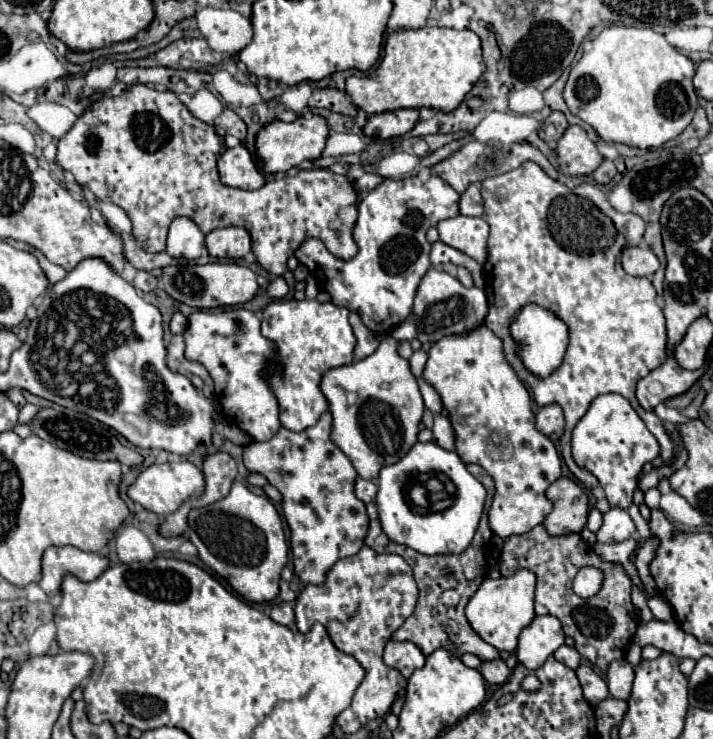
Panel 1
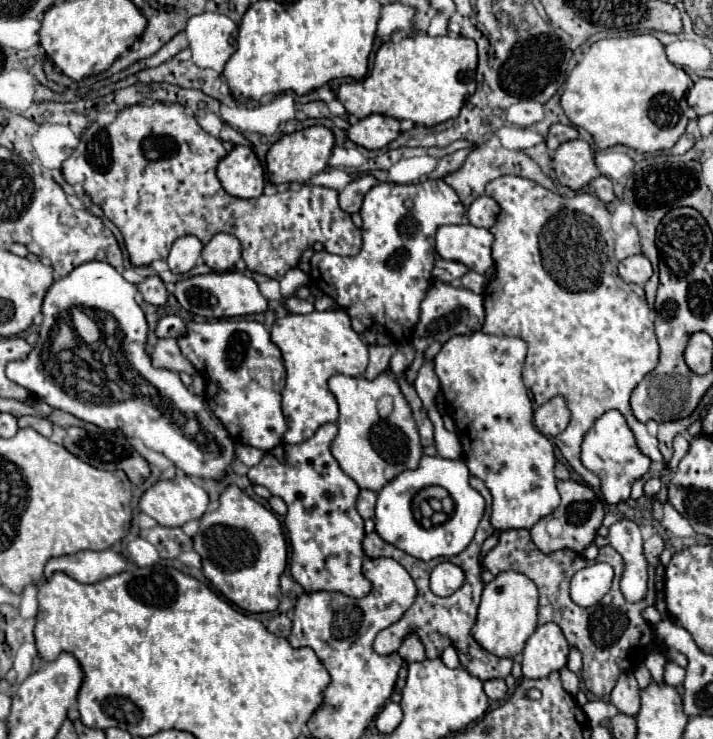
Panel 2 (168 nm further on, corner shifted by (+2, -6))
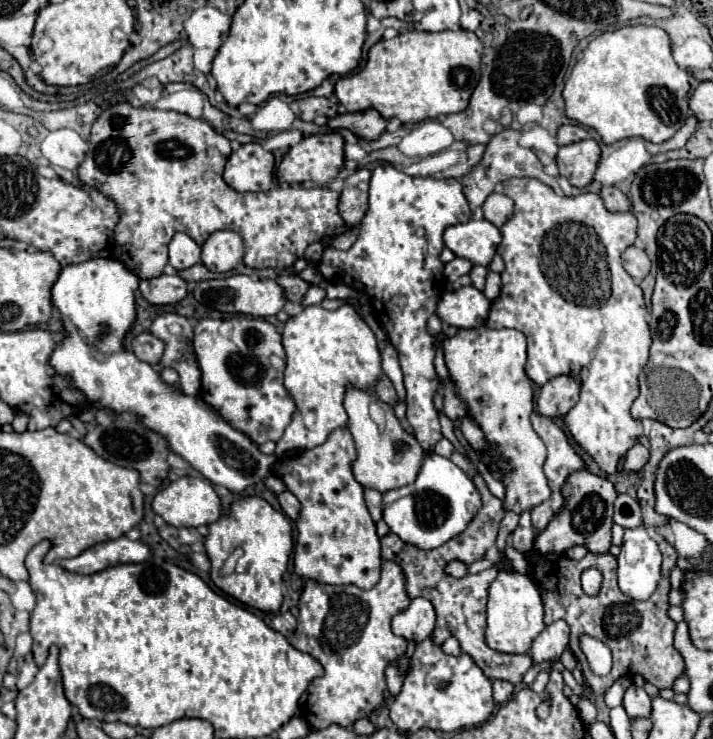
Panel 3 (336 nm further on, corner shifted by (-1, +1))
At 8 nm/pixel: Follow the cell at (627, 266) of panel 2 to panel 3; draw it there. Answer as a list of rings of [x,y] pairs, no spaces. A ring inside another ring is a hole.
[[[628,247],[622,253],[622,261],[624,261],[624,269],[634,277],[634,279],[644,279],[650,271],[650,259],[648,255],[638,249],[638,247]]]

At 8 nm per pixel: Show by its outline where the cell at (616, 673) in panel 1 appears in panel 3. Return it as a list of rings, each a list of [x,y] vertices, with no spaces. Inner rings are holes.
[[[632,685],[624,695],[624,709],[632,719],[650,717],[652,713],[652,699],[646,695],[644,689]]]

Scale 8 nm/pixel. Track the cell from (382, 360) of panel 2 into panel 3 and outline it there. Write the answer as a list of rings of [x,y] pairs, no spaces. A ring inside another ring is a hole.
[[[382,375],[380,381],[378,381],[378,385],[376,385],[376,397],[378,397],[382,403],[388,403],[388,405],[392,405],[392,407],[398,403],[396,391],[394,391],[394,387],[392,387],[392,383],[390,383],[390,379],[388,379],[386,375]]]

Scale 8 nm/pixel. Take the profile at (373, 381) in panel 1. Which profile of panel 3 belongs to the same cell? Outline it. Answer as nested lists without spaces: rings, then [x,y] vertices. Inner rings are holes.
[[[350,387],[346,393],[346,399],[344,399],[344,407],[348,413],[348,429],[356,441],[356,451],[358,451],[358,459],[352,463],[354,477],[362,487],[370,487],[370,489],[376,489],[380,493],[386,493],[390,489],[410,485],[416,479],[420,465],[422,465],[424,451],[422,451],[420,443],[404,431],[400,421],[394,417],[394,409],[390,405],[384,407],[384,415],[386,415],[384,427],[378,427],[370,419],[368,405],[374,399],[376,399],[374,393]]]

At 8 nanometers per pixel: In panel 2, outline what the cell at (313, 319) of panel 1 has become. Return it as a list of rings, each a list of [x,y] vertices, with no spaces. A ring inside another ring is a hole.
[[[313,310],[311,314],[287,314],[271,326],[271,340],[283,352],[287,382],[283,388],[283,416],[287,422],[285,442],[299,444],[315,434],[327,422],[337,420],[337,402],[327,390],[327,380],[333,374],[363,376],[369,352],[367,344],[353,332],[347,312],[343,310]]]

